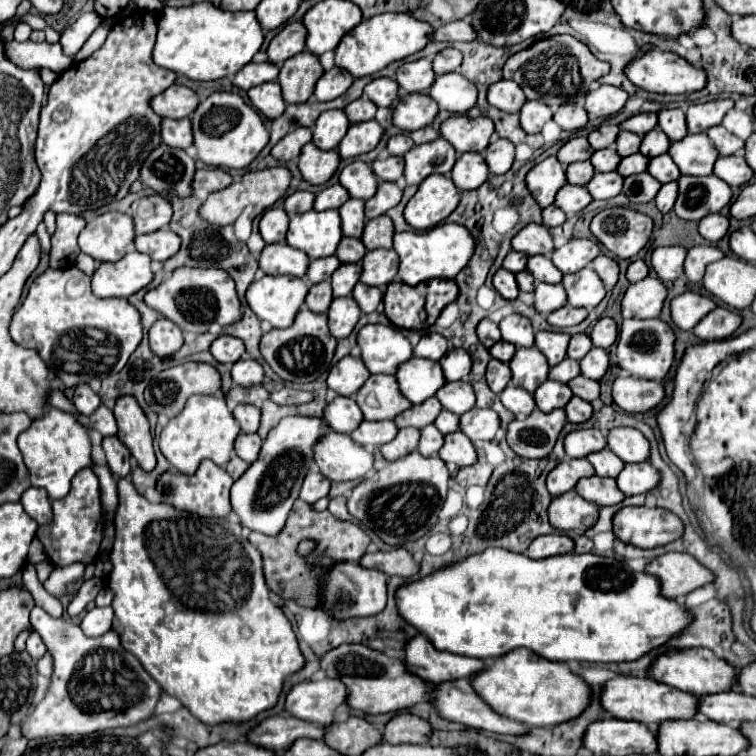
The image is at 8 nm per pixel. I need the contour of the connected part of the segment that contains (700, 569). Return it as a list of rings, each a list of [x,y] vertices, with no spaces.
[[[664,553],[656,557],[648,569],[662,583],[662,595],[674,599],[714,581],[714,573],[696,561],[690,553]]]

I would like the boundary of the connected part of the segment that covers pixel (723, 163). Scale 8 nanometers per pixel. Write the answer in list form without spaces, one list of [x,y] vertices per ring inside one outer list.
[[[740,151],[738,155],[720,157],[714,165],[714,175],[722,177],[730,187],[742,187],[752,179],[754,171],[748,167],[748,163],[744,161],[744,153]]]

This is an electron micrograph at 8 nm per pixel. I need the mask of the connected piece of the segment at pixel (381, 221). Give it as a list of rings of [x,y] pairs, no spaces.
[[[382,215],[382,217],[366,223],[366,231],[362,235],[362,241],[368,251],[392,249],[392,235],[394,235],[394,223],[388,215]]]

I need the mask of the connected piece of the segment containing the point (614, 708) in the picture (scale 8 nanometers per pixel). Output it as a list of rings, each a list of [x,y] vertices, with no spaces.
[[[618,675],[610,679],[602,689],[602,707],[612,713],[618,719],[626,721],[640,721],[648,727],[658,727],[662,721],[674,721],[674,719],[692,719],[698,713],[700,699],[692,693],[684,693],[676,687],[670,687],[666,683],[658,683],[654,679],[646,677],[630,677],[630,675]]]

